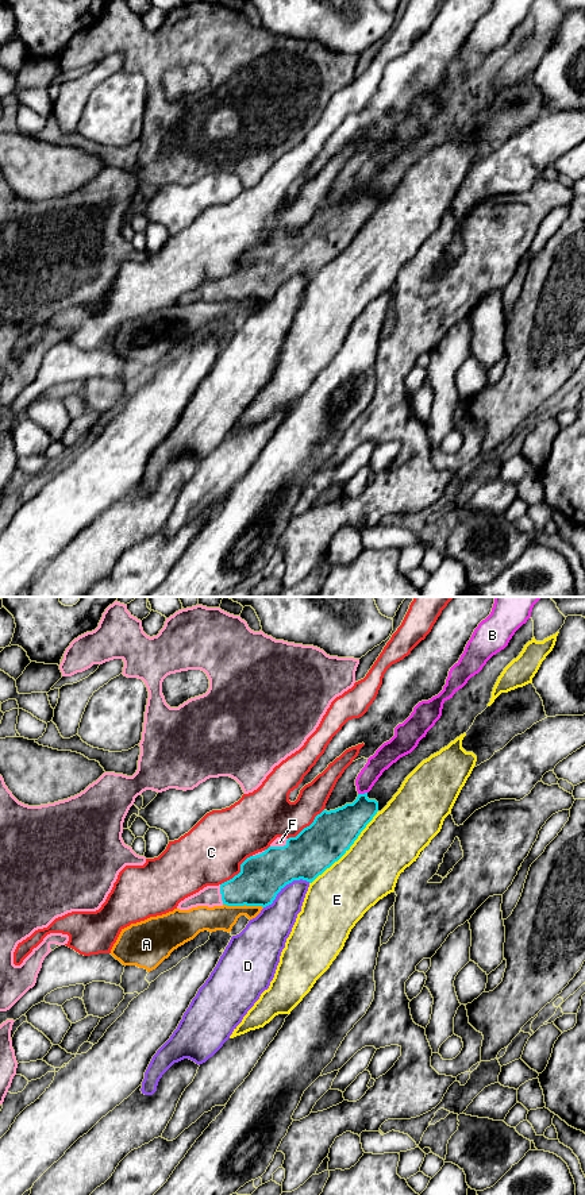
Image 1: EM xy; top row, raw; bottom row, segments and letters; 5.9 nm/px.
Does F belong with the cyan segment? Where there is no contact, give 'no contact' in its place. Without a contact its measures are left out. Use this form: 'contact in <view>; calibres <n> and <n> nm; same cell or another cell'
contact in xy; calibres 280 and 60 nm; same cell

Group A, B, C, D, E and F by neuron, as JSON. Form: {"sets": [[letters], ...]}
{"sets": [["A"], ["B"], ["C"], ["D"], ["E"], ["F"]]}

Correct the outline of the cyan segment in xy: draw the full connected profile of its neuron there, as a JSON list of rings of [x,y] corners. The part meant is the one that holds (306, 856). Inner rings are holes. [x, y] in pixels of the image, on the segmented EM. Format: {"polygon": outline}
{"polygon": [[[367,793],[358,794],[353,803],[335,810],[323,810],[313,822],[296,837],[277,837],[268,849],[247,857],[240,864],[240,872],[232,879],[219,884],[207,886],[199,893],[185,898],[177,906],[189,910],[197,906],[262,906],[273,903],[277,894],[293,880],[312,883],[319,875],[338,861],[354,844],[361,832],[378,812],[378,802],[369,799]]]}

